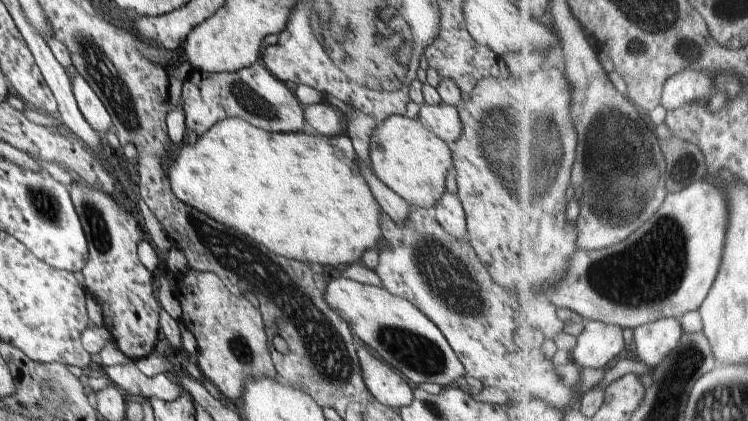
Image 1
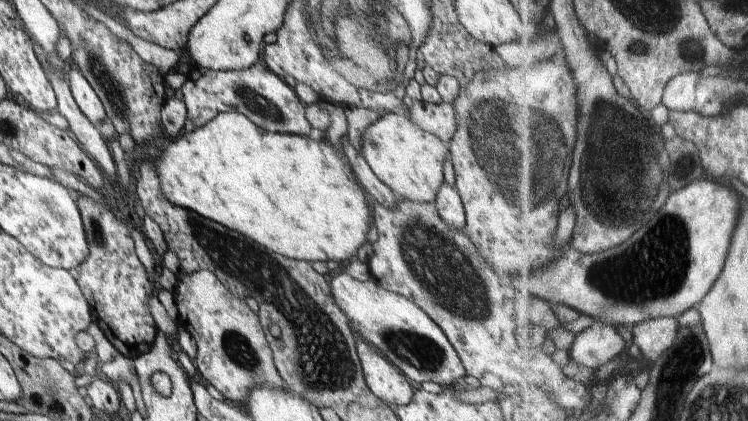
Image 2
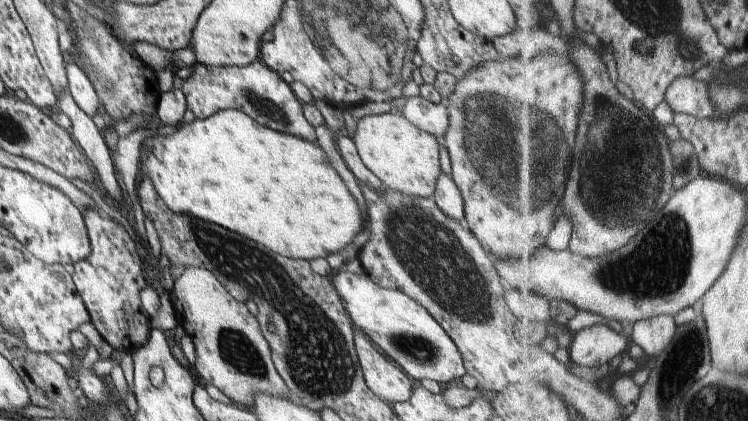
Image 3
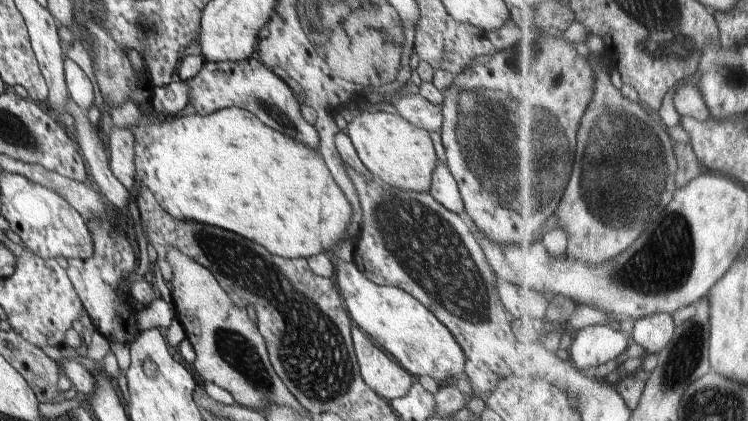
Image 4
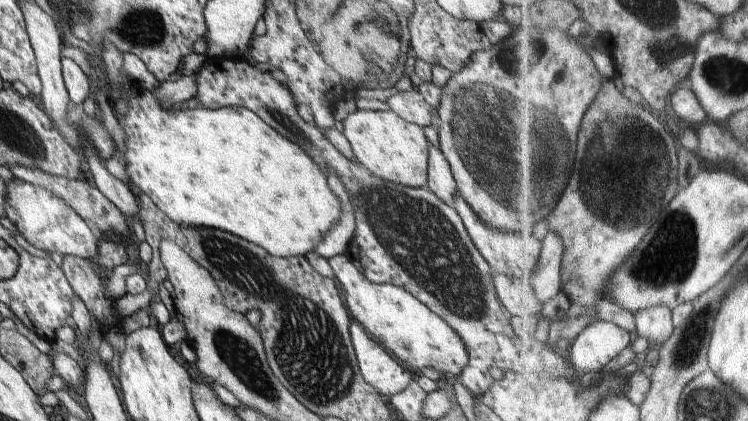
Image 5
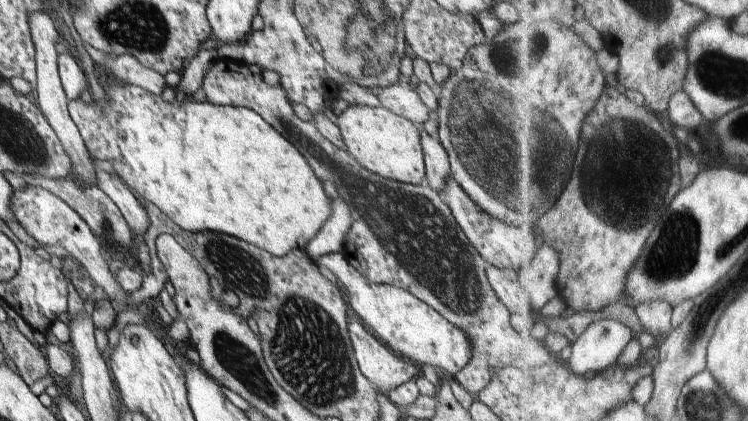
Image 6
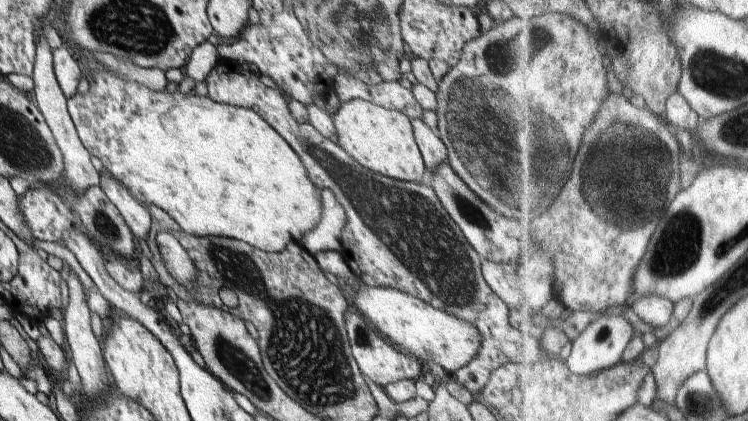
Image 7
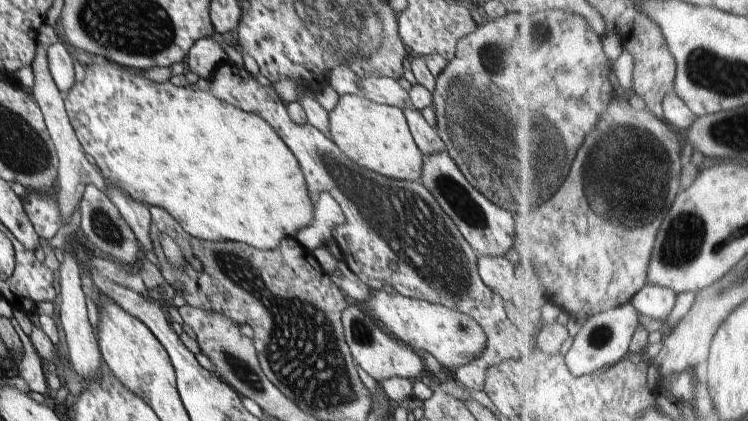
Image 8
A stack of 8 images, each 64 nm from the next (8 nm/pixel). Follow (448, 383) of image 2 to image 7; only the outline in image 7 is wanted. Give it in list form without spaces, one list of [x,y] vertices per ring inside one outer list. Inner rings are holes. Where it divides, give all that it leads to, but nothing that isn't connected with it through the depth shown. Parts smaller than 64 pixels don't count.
[[[320,251],[313,257],[323,272],[331,272],[352,286],[356,292],[353,304],[357,311],[375,326],[378,334],[394,344],[398,350],[415,356],[420,362],[423,359],[431,359],[451,376],[476,356],[481,338],[470,323],[449,315],[442,309],[434,308],[426,301],[404,291],[393,287],[367,285],[354,274],[339,252]]]

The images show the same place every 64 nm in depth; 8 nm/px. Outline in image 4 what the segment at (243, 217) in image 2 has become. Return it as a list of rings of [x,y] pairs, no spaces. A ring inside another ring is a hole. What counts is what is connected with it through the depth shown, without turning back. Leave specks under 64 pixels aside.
[[[148,106],[147,111],[143,111],[143,120],[138,127],[133,126],[130,130],[135,134],[135,180],[138,186],[147,186],[152,194],[157,198],[160,206],[177,219],[188,219],[197,223],[204,223],[206,226],[215,226],[224,230],[239,234],[248,240],[254,241],[269,250],[273,255],[284,257],[285,259],[307,259],[309,256],[316,256],[331,250],[331,247],[338,245],[347,238],[347,230],[352,220],[352,205],[340,186],[336,184],[330,169],[326,166],[324,157],[316,149],[310,148],[303,142],[298,142],[291,136],[286,136],[273,128],[260,122],[251,112],[238,107],[228,107],[217,110],[212,114],[202,116],[195,113],[191,116],[166,117],[164,122],[158,124],[154,122],[154,112],[152,106]]]

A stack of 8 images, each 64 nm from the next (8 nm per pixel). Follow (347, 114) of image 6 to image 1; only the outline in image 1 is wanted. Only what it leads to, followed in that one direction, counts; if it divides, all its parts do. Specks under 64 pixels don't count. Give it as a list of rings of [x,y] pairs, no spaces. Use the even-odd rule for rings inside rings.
[[[391,115],[384,122],[380,122],[373,130],[370,143],[370,160],[378,178],[390,190],[399,194],[412,208],[432,209],[445,193],[444,181],[448,171],[454,169],[451,144],[438,138],[428,130],[418,119],[411,119],[402,115]]]

